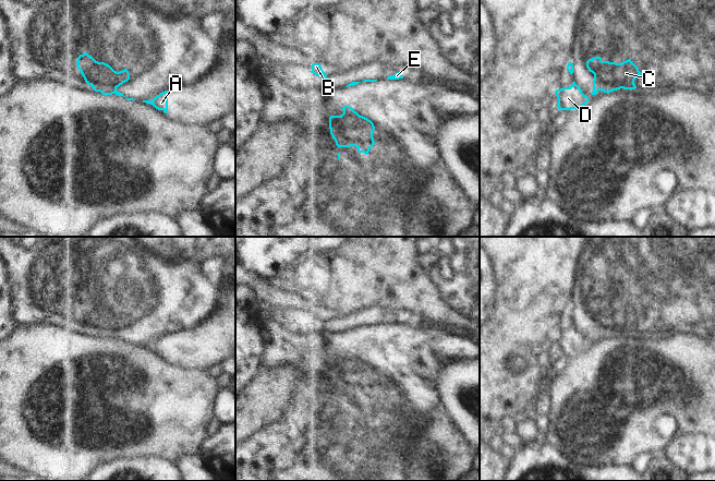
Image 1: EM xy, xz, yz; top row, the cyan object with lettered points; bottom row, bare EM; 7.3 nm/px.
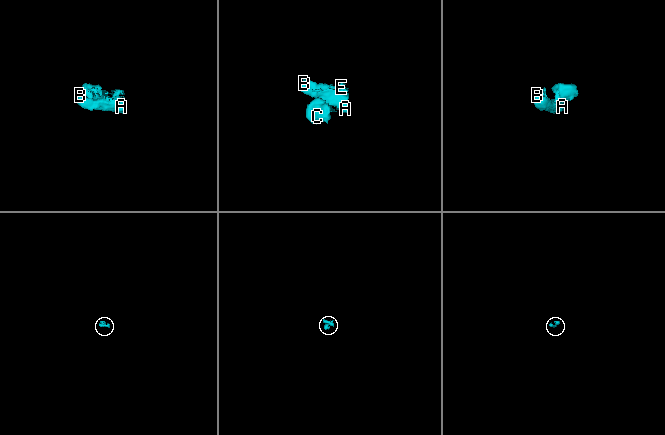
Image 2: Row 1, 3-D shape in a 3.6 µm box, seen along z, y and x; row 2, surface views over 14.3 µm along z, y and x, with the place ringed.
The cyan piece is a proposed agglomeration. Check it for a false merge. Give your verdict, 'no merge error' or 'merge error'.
merge error

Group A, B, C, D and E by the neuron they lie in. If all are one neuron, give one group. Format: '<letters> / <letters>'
A B D E / C

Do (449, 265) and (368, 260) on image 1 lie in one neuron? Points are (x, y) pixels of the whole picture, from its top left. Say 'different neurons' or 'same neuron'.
same neuron

